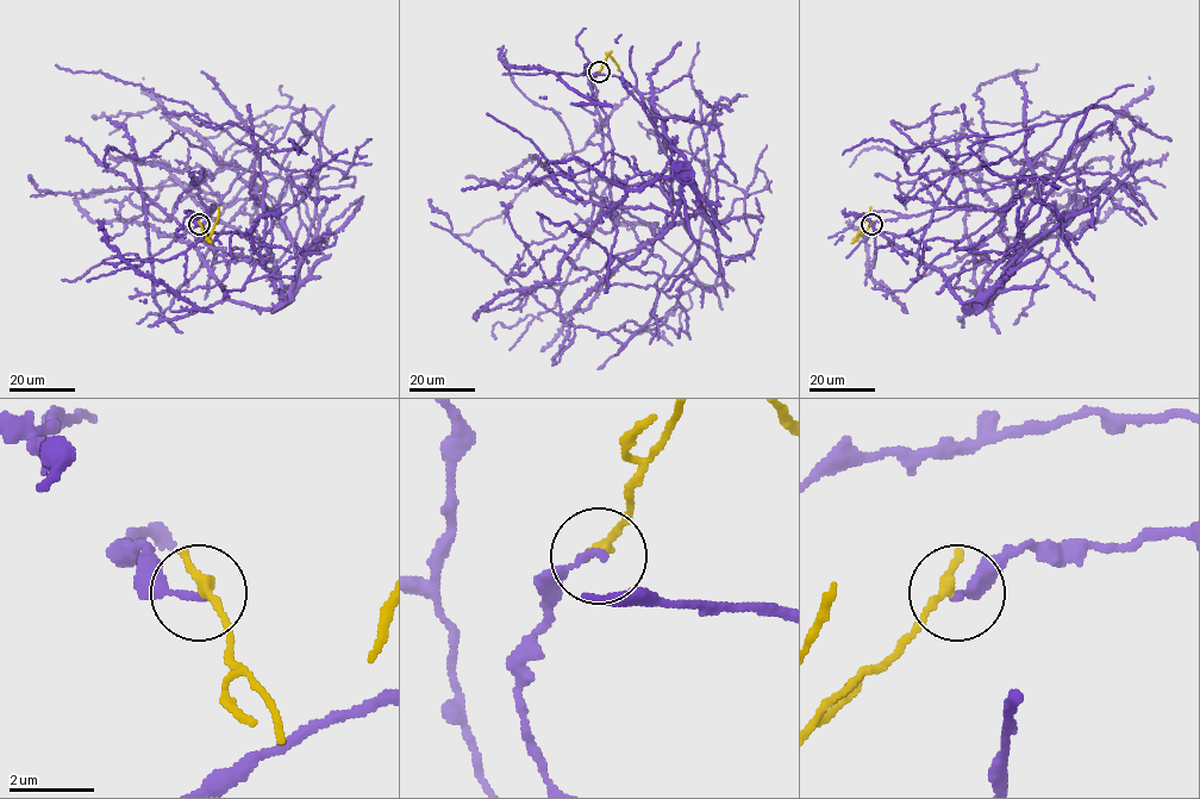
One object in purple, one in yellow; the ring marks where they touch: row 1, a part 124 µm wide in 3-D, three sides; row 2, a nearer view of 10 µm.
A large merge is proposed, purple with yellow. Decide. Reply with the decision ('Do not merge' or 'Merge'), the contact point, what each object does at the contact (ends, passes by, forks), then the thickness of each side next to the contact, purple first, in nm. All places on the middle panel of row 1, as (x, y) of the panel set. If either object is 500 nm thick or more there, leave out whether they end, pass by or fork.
Do not merge. Place: (599, 72). At the ring purple ends. At the ring yellow ends. Thickness 180 nm (purple) against 280 nm

